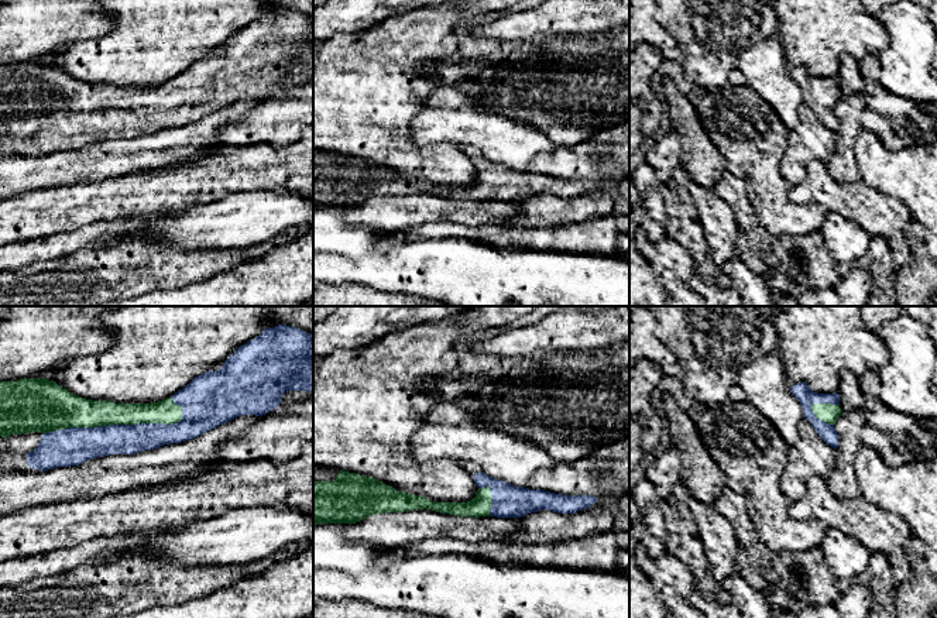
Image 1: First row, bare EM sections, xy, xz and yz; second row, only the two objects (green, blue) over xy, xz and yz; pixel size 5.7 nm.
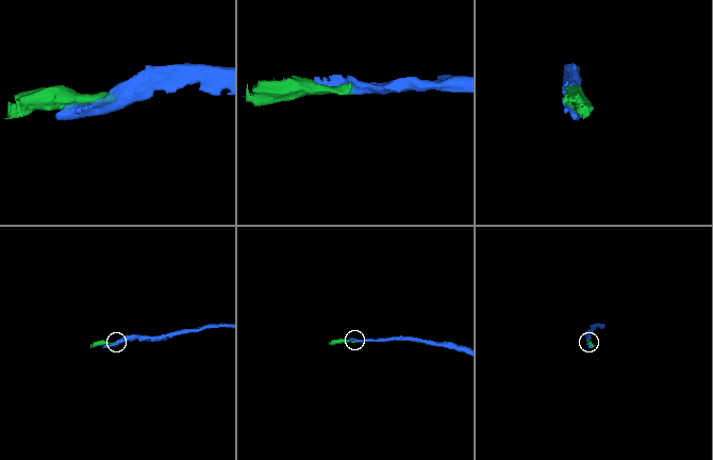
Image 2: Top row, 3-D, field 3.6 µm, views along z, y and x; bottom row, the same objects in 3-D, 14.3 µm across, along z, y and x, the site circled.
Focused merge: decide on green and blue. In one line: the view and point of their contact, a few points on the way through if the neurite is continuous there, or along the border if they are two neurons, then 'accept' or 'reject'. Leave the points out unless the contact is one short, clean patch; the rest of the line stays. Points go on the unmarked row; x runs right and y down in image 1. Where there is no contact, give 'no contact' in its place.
meets green in xy at (117, 107); accept

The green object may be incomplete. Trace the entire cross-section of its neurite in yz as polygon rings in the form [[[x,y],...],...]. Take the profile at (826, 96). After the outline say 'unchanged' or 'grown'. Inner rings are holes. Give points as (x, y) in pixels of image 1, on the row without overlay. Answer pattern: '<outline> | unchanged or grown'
[[[806,66],[790,71],[792,78],[800,86],[803,102],[806,102],[818,120],[831,131],[837,133],[838,119],[834,107],[841,99],[840,79],[813,76]]] | grown

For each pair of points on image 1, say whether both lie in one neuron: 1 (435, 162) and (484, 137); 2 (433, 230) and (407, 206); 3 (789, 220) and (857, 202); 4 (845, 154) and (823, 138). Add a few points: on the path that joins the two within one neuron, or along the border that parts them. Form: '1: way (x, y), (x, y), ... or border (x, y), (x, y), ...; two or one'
1: border (462, 144), (431, 143), (428, 146); two
2: border (459, 223), (425, 222), (394, 233); two
3: border (793, 202), (819, 203), (826, 212); two
4: border (836, 133), (836, 153), (826, 162); two

